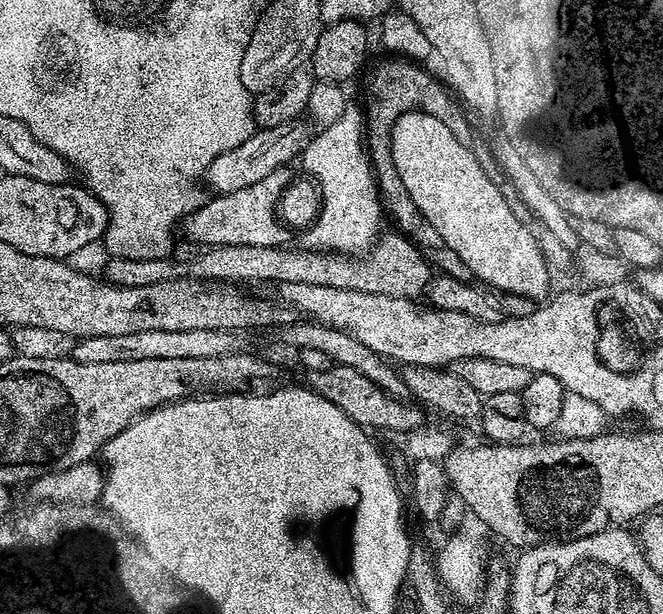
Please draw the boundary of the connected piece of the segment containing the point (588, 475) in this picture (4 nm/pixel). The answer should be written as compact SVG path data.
M559 462L552 464L536 464L528 468L524 475L518 477L516 483L516 503L523 516L525 527L536 534L536 544L540 538L549 542L564 541L564 532L572 526L570 540L576 540L589 530L601 527L600 512L596 507L602 502L602 495L598 488L597 470L579 462Z

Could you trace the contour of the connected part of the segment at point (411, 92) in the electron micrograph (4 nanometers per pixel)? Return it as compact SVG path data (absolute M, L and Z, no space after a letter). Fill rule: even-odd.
M398 62L402 64L384 64L372 76L372 85L368 88L368 108L366 107L366 147L368 152L376 152L376 160L372 163L372 170L376 173L377 188L384 184L380 196L388 196L388 200L408 200L410 190L400 196L392 196L388 188L406 188L402 180L396 180L398 166L394 166L392 157L392 130L396 127L396 119L407 112L425 112L442 122L460 120L465 109L454 99L453 93L447 87L439 84L437 77L430 71L423 72L423 67L412 62ZM456 104L457 105L456 105ZM388 180L396 180L396 184L388 184Z

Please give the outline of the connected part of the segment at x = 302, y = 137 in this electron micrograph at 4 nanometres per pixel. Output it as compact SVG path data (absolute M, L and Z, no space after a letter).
M303 119L291 120L288 124L283 124L277 128L261 128L253 131L250 138L246 138L246 142L242 142L242 146L234 146L234 150L226 150L222 154L218 154L218 158L214 158L214 162L210 162L206 173L207 187L213 193L221 192L242 192L246 190L246 186L254 186L254 182L262 182L262 178L266 178L266 174L274 174L274 170L291 165L291 160L301 155L304 147L312 141L313 129L308 129L304 125Z

